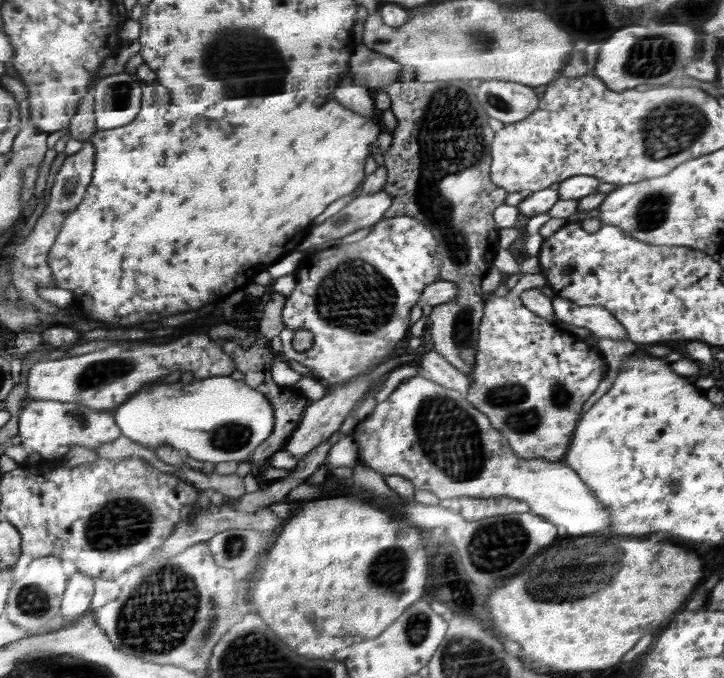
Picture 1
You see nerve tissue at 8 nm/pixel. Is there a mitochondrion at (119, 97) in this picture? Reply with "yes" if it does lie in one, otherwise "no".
yes

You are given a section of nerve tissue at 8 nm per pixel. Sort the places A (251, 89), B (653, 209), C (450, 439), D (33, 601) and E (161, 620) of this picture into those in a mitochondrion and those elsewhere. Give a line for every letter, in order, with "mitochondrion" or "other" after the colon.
A: other
B: mitochondrion
C: mitochondrion
D: mitochondrion
E: mitochondrion

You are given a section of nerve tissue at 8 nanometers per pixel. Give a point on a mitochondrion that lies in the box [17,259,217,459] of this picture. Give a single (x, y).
(98, 374)

